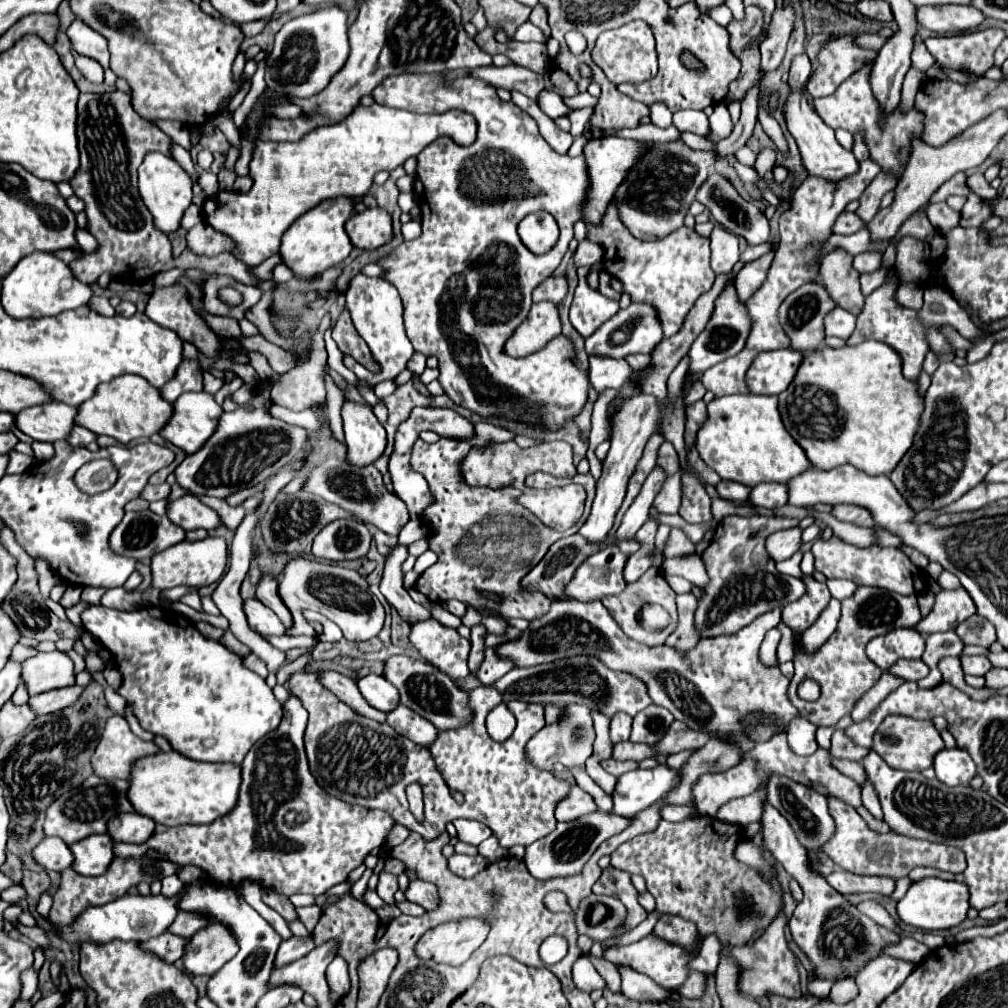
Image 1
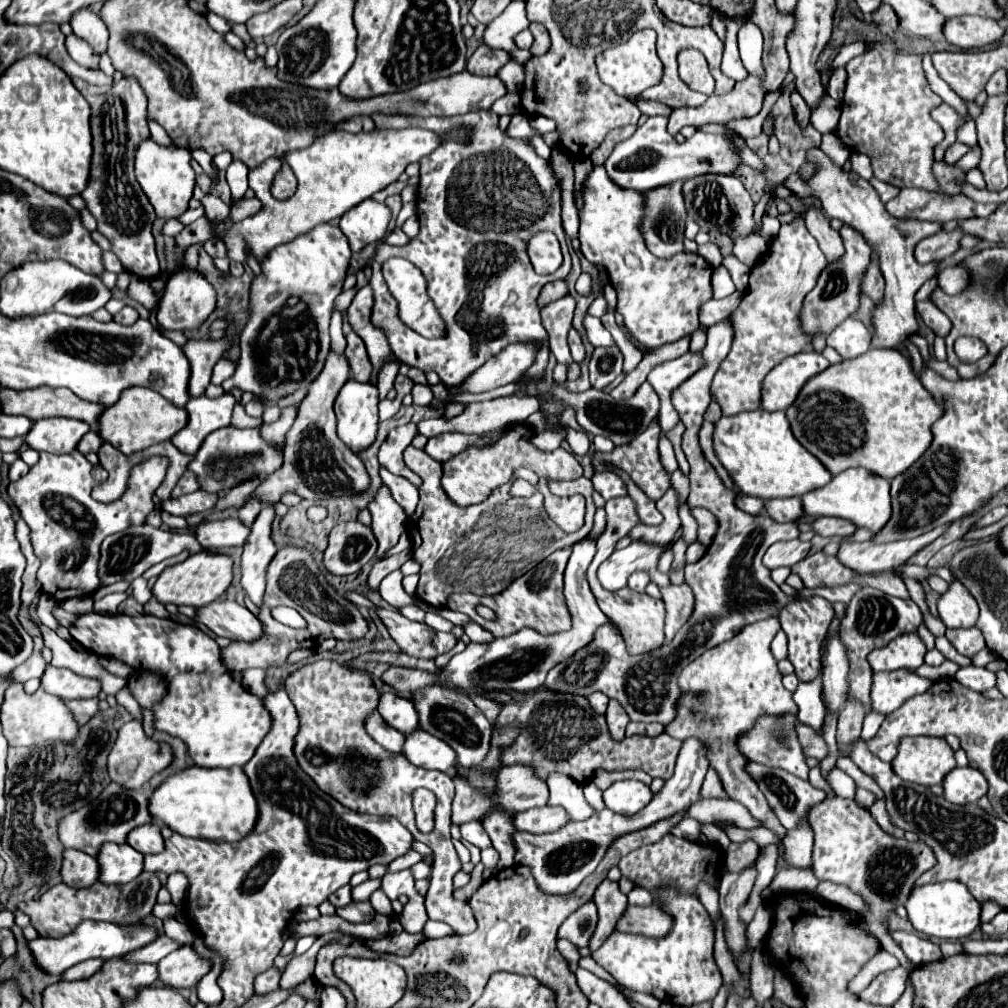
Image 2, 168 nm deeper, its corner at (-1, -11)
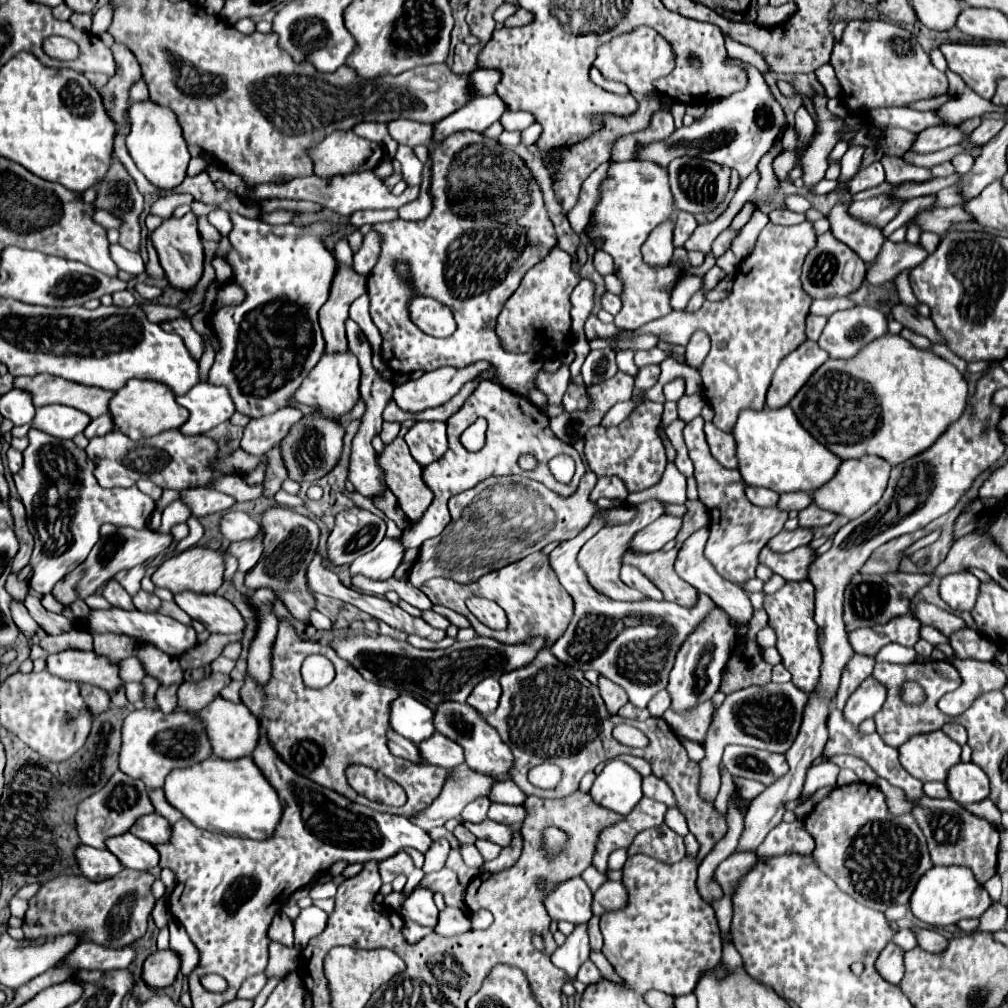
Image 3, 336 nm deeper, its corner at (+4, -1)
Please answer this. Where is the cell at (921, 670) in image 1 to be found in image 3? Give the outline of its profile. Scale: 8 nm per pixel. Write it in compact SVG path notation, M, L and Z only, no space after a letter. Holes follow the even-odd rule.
M870 676L848 698L848 702L842 710L844 720L850 722L852 726L860 726L866 718L872 718L882 708L884 700L886 700L884 686L880 686L880 682L872 680L872 676Z

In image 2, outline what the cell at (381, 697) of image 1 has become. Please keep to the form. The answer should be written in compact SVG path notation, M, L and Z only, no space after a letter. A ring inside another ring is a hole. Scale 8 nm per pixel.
M391 690L381 692L377 710L379 710L379 714L383 716L383 720L389 726L397 728L403 734L415 732L419 728L419 724L417 724L417 712L413 708L413 702L407 700L407 698L401 698L399 694L395 694Z

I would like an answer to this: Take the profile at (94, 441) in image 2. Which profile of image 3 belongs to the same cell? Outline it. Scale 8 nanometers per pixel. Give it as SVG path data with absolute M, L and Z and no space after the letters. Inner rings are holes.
M104 414L104 416L100 416L100 418L94 418L94 420L88 424L88 428L84 430L84 434L86 434L86 438L94 438L94 436L104 436L104 434L108 434L110 430L114 430L114 422L112 422L110 414Z

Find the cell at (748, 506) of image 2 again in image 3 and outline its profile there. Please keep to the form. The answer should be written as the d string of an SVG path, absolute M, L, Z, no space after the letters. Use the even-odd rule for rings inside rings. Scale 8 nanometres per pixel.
M748 486L746 496L756 506L776 506L778 498L780 498L780 494L772 492L768 488L756 488L756 486Z

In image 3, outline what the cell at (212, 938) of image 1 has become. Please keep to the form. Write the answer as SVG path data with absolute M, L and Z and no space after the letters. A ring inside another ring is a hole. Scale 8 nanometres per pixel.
M156 950L150 954L142 968L142 980L150 988L166 988L174 982L180 970L180 958L172 950Z

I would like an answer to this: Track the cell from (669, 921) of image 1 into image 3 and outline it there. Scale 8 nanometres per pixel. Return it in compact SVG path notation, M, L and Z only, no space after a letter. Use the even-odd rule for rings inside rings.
M606 880L594 892L592 914L600 916L600 914L604 914L604 910L618 910L620 906L624 906L624 898L628 898L628 894L624 890L624 884L622 882L614 882L614 880Z

